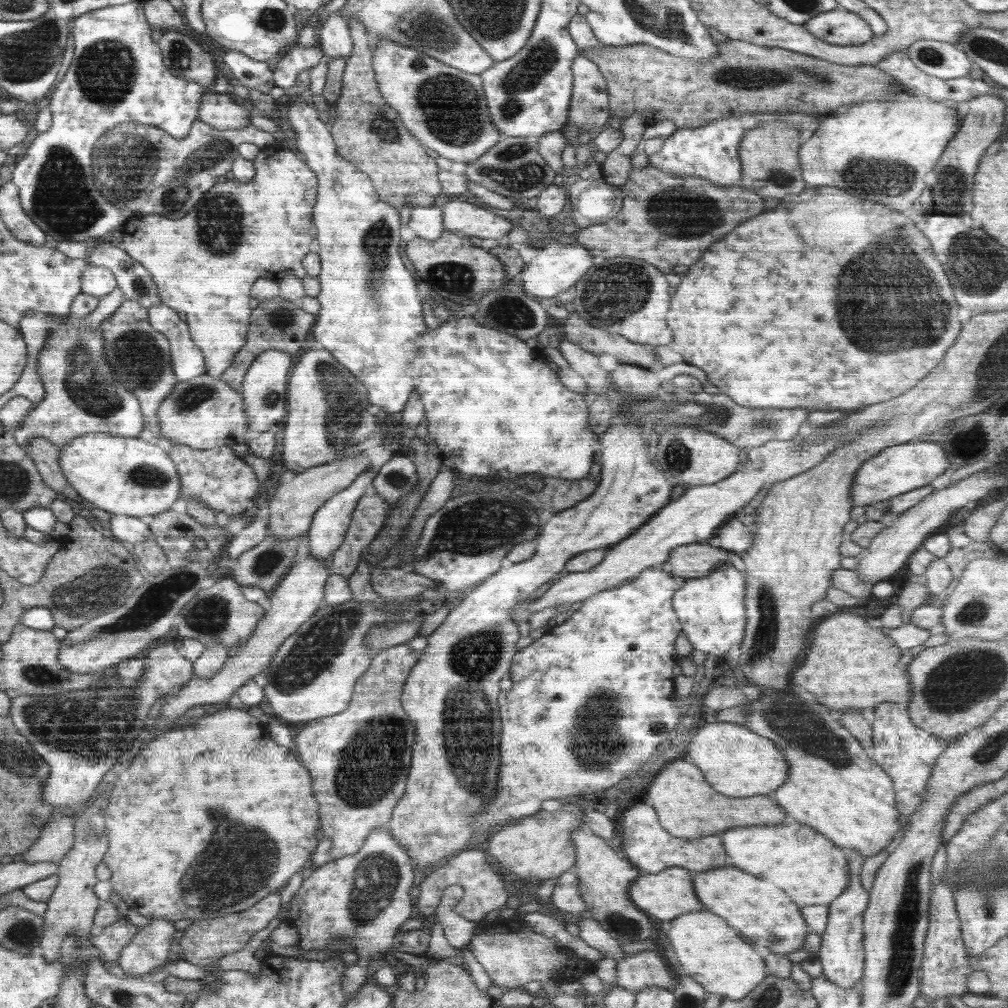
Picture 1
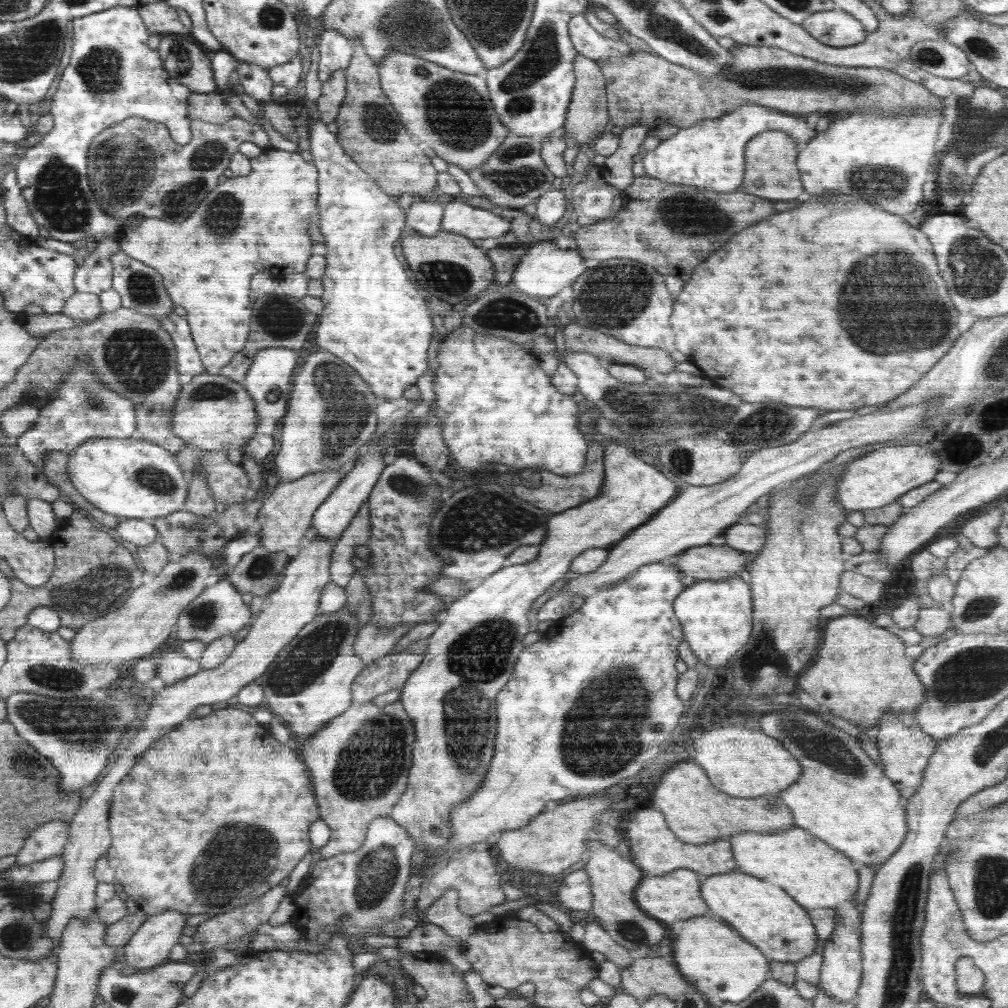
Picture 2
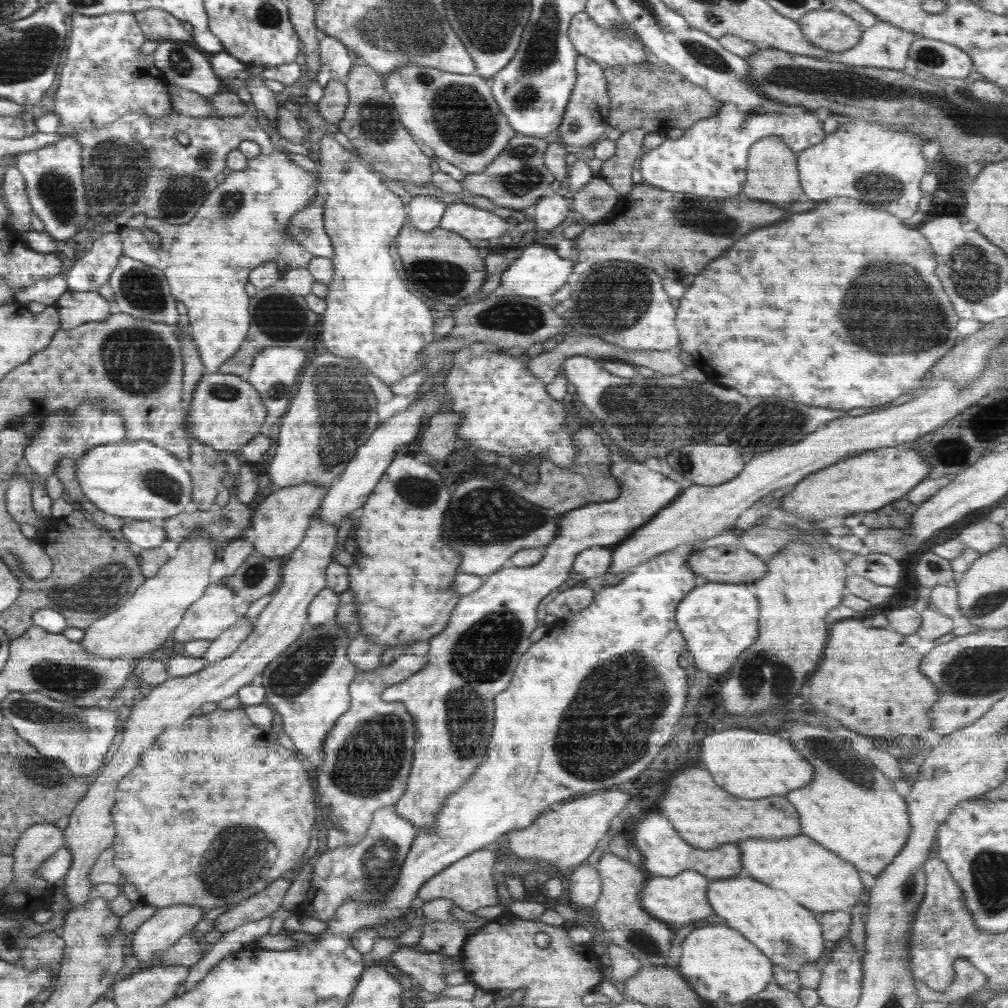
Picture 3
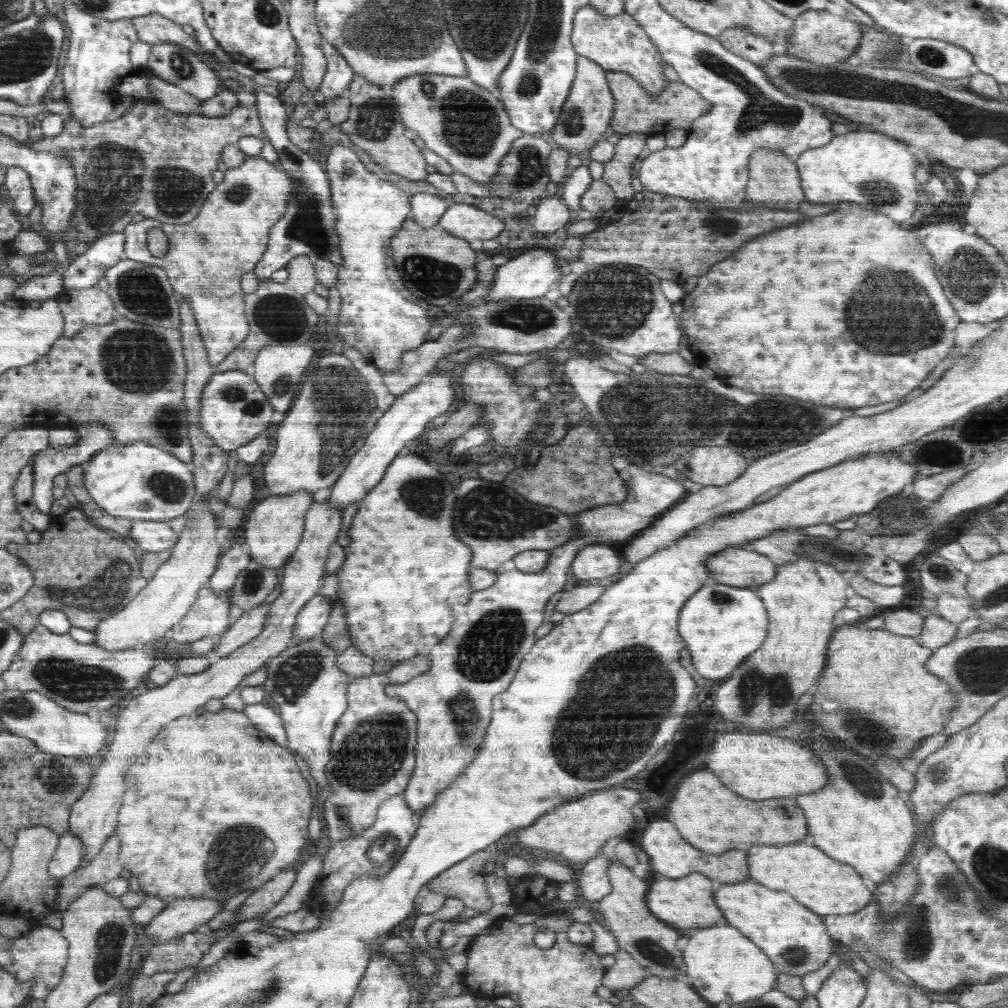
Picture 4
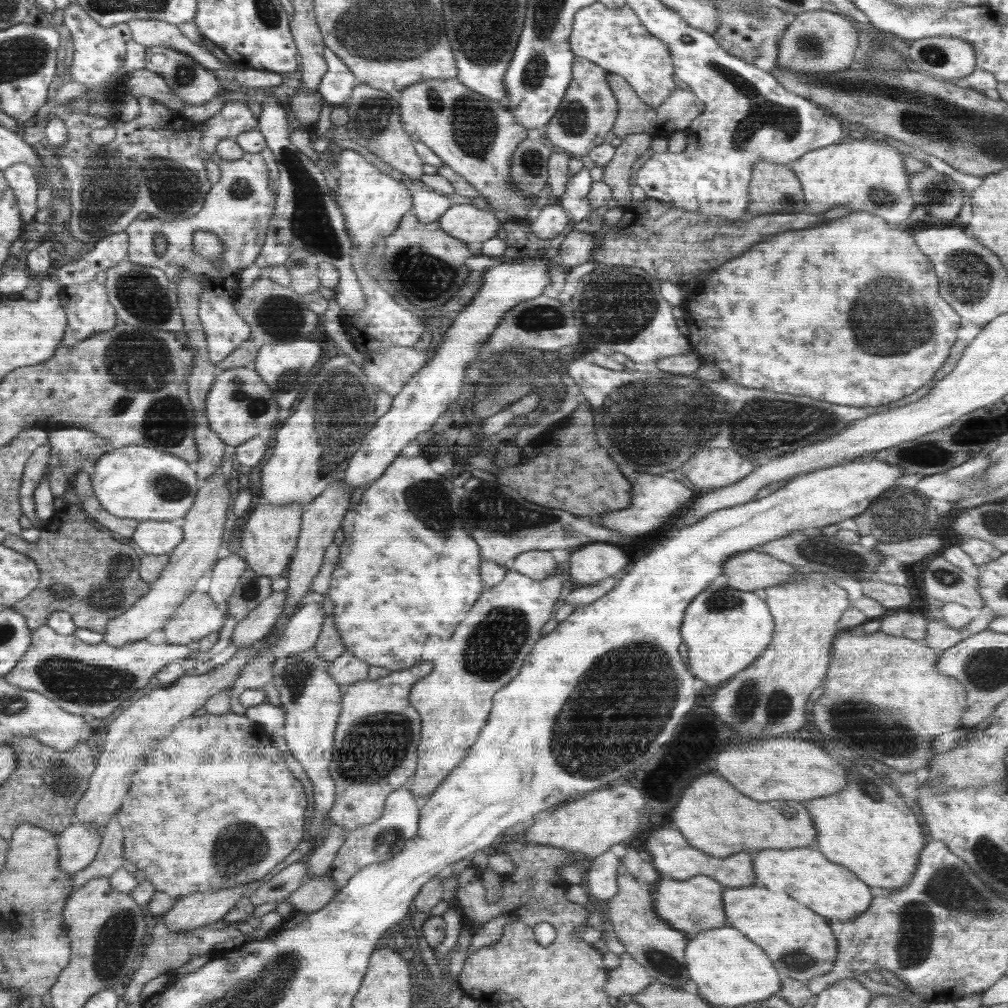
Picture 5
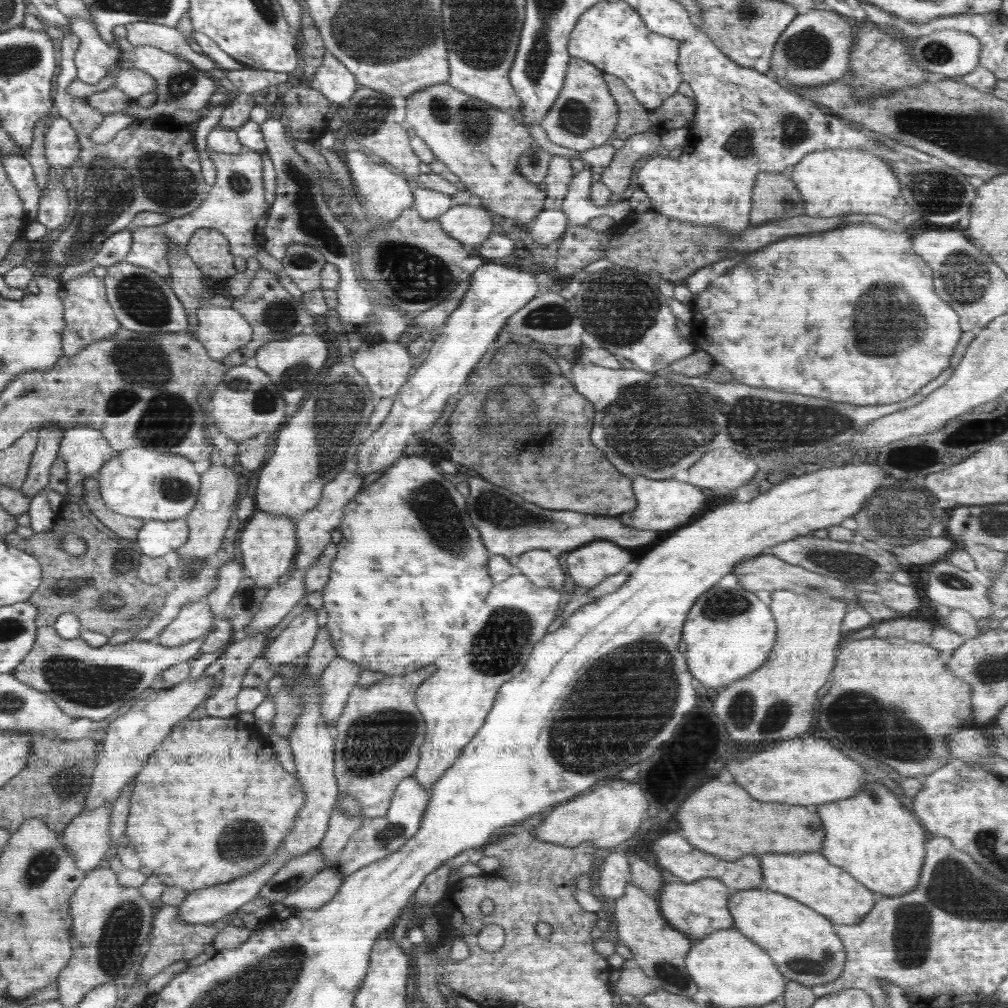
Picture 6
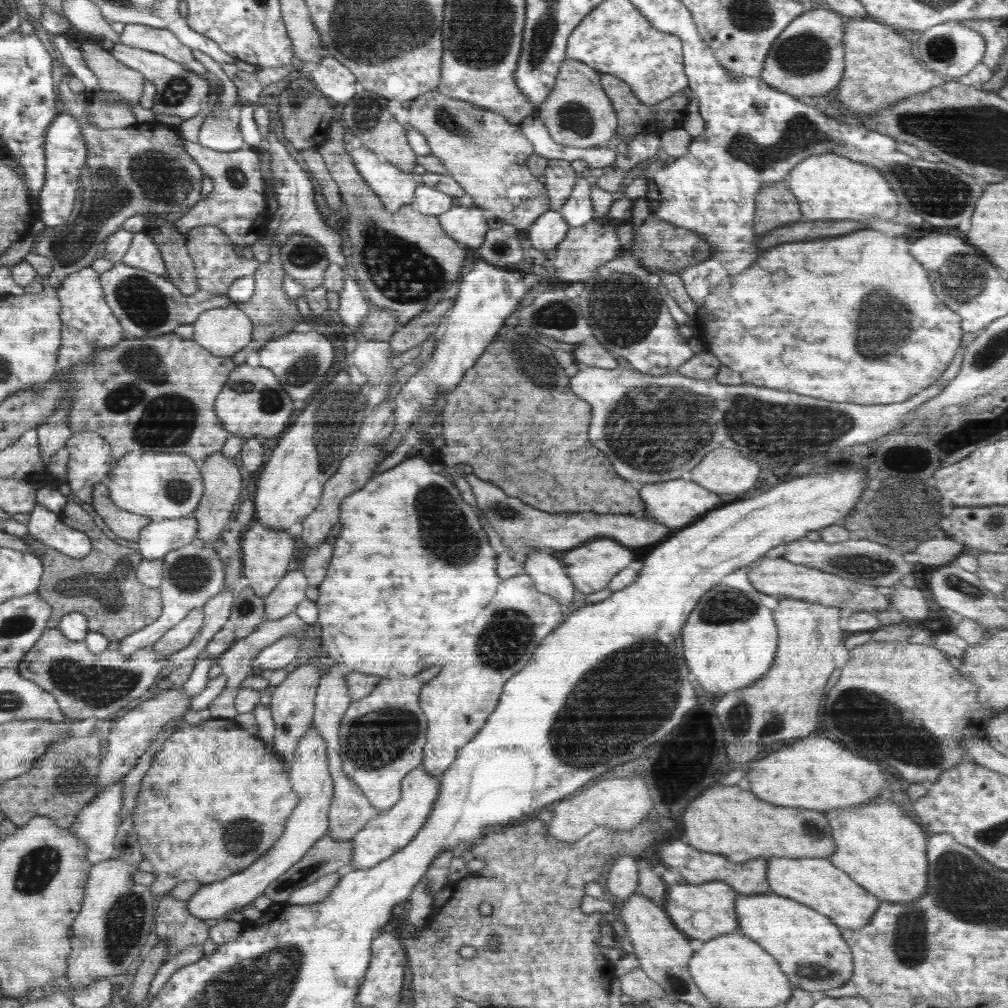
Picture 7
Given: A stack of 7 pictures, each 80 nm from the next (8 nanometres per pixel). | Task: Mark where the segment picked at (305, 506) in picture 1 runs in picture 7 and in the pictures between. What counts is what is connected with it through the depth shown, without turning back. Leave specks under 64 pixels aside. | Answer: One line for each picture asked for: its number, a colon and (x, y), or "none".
2: (285, 517)
3: (280, 522)
4: (273, 529)
5: (271, 533)
6: (267, 542)
7: (266, 554)

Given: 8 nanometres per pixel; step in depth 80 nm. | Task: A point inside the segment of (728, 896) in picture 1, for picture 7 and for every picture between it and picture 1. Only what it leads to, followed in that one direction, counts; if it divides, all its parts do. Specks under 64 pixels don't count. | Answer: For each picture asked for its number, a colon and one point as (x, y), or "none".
2: (763, 914)
3: (788, 933)
4: (794, 938)
5: (801, 944)
6: (803, 944)
7: (809, 948)

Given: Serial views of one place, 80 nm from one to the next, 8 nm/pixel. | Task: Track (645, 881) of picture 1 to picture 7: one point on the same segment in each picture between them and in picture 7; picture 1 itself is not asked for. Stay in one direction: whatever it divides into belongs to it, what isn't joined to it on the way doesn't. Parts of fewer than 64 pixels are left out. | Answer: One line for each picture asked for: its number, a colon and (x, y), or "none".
2: (671, 898)
3: (679, 900)
4: (685, 903)
5: (693, 905)
6: (698, 908)
7: (704, 911)

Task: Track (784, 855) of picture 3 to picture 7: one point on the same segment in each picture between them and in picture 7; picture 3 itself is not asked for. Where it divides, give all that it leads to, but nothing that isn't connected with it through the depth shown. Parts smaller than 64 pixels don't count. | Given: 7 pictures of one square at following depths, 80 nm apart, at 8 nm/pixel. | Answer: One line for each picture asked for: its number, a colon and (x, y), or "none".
4: (828, 887)
5: (832, 891)
6: (809, 878)
7: (815, 882)

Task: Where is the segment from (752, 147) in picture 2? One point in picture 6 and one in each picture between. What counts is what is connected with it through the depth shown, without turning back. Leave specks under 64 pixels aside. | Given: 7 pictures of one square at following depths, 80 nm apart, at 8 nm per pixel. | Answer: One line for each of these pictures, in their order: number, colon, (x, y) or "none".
3: (771, 175)
4: (774, 181)
5: (773, 187)
6: (774, 195)

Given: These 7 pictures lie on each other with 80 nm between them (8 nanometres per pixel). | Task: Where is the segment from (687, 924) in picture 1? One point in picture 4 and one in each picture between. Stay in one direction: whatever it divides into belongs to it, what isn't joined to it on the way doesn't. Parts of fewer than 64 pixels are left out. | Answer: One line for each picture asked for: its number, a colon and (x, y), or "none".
2: (712, 956)
3: (717, 961)
4: (725, 966)

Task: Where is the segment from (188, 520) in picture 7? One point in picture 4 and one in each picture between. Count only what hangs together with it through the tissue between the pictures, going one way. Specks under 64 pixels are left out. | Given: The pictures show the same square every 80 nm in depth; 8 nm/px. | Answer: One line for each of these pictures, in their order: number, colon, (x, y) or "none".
4: (151, 536)
5: (153, 537)
6: (156, 538)

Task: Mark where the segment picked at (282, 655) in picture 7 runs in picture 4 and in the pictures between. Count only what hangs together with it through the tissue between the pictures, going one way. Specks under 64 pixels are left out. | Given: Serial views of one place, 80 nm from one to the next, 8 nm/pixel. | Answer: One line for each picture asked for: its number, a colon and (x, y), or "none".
4: (312, 619)
5: (303, 630)
6: (296, 640)

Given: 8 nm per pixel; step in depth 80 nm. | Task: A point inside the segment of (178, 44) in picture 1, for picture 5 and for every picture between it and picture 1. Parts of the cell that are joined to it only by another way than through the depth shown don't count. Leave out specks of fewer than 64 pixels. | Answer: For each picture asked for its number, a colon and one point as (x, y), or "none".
2: (186, 61)
3: (183, 65)
4: (180, 66)
5: (193, 83)

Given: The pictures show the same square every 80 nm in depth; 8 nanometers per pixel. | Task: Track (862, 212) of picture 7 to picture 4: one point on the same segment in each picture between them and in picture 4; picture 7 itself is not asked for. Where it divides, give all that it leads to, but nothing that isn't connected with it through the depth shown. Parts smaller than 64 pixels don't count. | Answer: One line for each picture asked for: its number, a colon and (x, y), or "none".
4: (875, 170)
5: (863, 174)
6: (836, 181)

